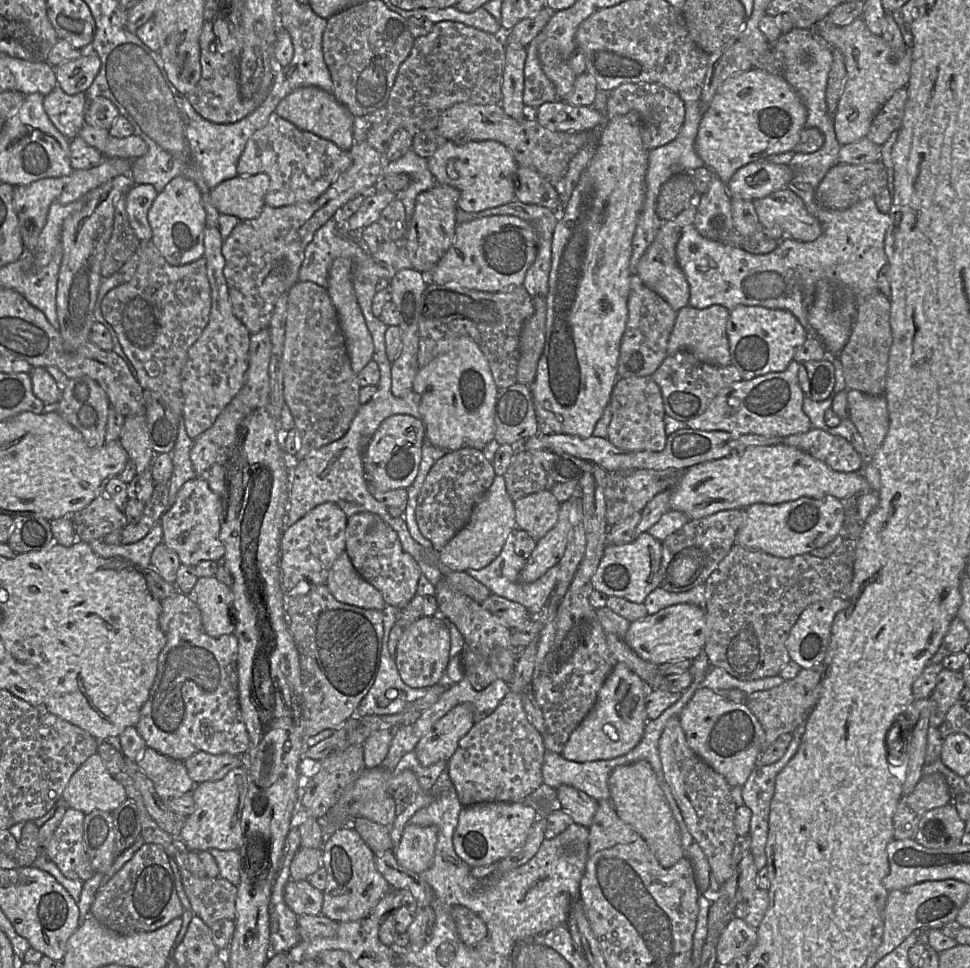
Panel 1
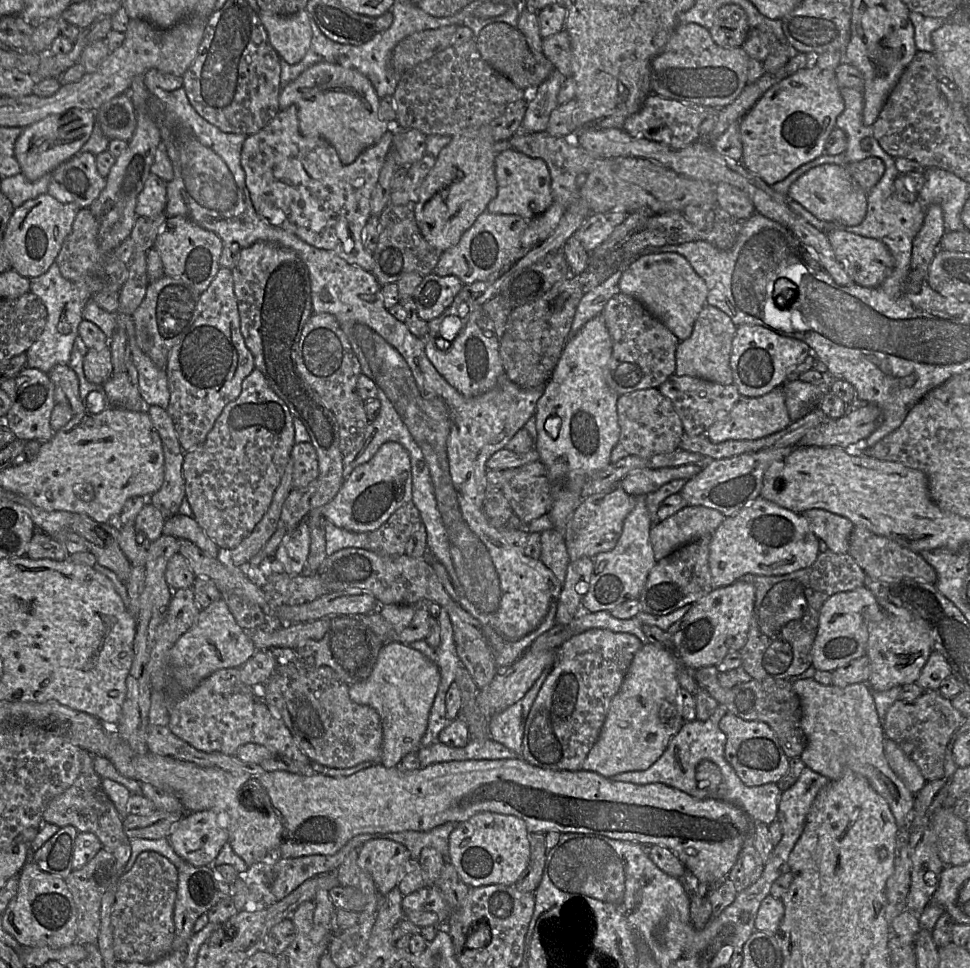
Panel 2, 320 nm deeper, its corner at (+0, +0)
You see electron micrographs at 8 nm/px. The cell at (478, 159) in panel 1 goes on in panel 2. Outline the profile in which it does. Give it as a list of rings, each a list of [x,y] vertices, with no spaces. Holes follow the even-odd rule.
[[[506,149],[495,157],[497,196],[486,210],[492,214],[520,215],[530,221],[541,215],[554,203],[551,177],[547,164],[540,158],[532,158],[514,149]]]

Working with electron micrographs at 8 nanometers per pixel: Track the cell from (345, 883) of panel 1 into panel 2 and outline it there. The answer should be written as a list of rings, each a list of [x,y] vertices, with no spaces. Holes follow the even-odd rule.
[[[376,838],[359,848],[357,863],[372,877],[378,893],[386,896],[398,886],[410,859],[410,852],[403,844]]]

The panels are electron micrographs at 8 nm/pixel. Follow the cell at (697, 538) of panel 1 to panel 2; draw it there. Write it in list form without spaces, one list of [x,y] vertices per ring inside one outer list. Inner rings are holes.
[[[712,535],[691,541],[656,562],[640,594],[641,610],[653,615],[667,615],[686,604],[694,604],[713,590],[709,567]]]

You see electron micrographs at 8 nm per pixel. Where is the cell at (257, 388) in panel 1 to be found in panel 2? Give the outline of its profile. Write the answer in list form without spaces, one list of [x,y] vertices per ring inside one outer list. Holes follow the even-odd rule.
[[[255,368],[243,380],[240,395],[224,407],[205,442],[185,452],[186,499],[194,519],[223,553],[249,536],[267,512],[291,458],[294,435],[289,408]]]

